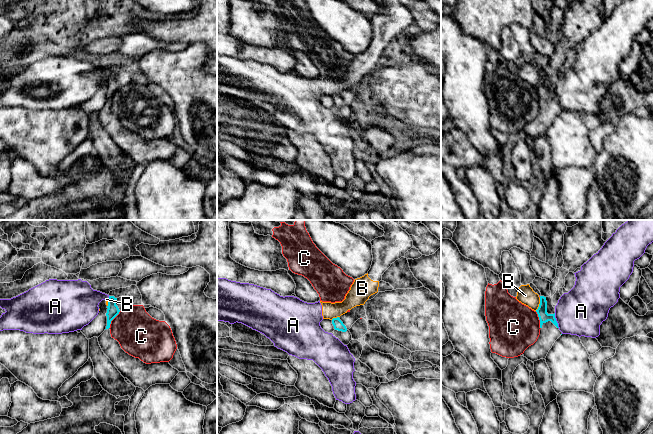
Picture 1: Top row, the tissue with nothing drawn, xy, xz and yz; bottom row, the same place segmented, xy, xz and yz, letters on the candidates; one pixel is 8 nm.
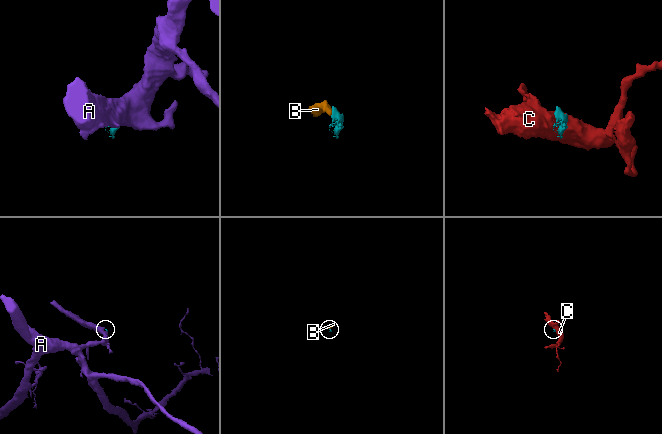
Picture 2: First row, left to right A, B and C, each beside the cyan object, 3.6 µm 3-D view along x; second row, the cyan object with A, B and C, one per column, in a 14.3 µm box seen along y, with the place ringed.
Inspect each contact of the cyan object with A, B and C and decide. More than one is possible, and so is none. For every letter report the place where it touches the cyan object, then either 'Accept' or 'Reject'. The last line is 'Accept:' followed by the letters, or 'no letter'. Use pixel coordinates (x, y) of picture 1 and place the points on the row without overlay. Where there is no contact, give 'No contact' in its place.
A: Touches cyan at yz (555, 96). Reject
B: Touches cyan at yz (539, 80). Reject
C: Touches cyan at xy (112, 95). Reject
Accept: no letter

